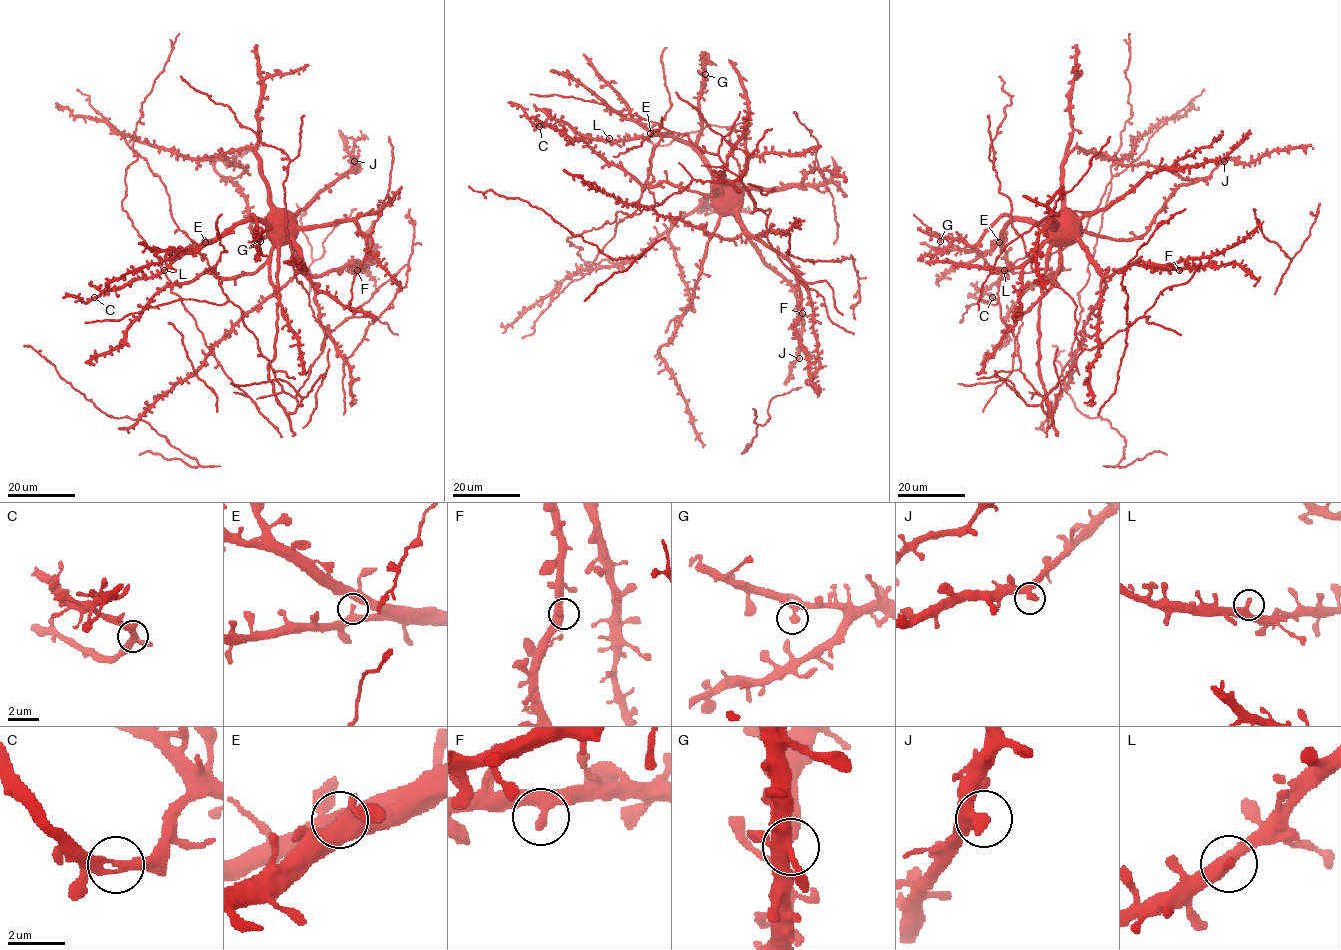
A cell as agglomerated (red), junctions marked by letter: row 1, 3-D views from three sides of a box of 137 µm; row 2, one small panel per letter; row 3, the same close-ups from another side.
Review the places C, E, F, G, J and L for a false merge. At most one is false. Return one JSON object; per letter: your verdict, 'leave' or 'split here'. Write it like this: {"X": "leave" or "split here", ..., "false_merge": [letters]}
{"C": "leave", "E": "leave", "F": "leave", "G": "leave", "J": "leave", "L": "leave", "false_merge": []}

